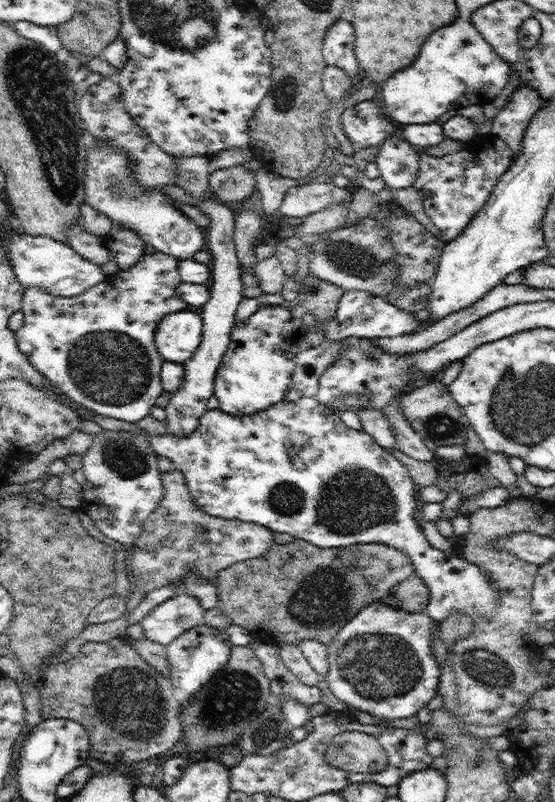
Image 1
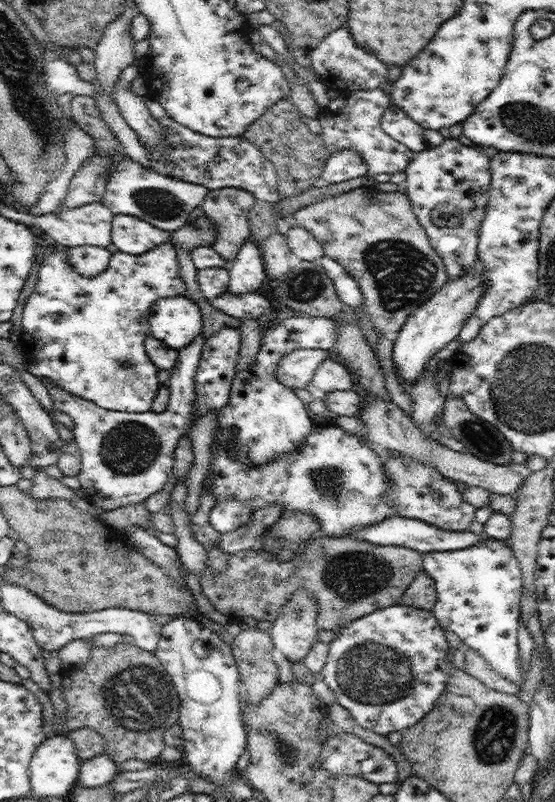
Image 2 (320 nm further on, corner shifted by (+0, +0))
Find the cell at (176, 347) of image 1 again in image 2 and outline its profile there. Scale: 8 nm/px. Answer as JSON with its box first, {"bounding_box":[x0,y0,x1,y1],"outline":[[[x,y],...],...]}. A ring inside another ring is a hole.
{"bounding_box":[149,296,202,352],"outline":[[[186,296],[156,300],[149,316],[150,335],[178,352],[192,344],[202,332],[202,313]]]}

